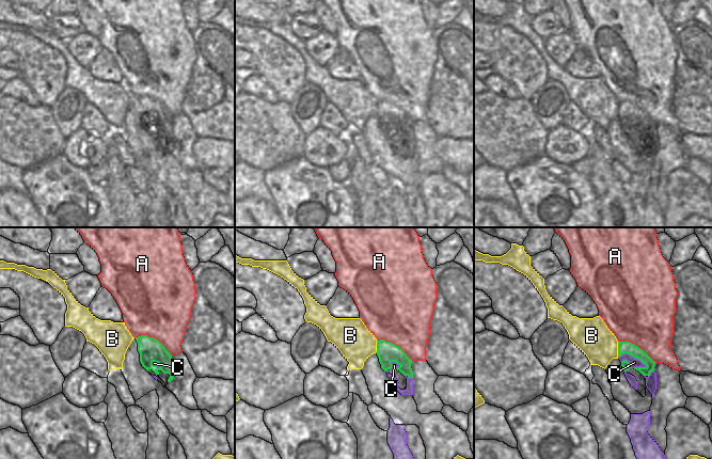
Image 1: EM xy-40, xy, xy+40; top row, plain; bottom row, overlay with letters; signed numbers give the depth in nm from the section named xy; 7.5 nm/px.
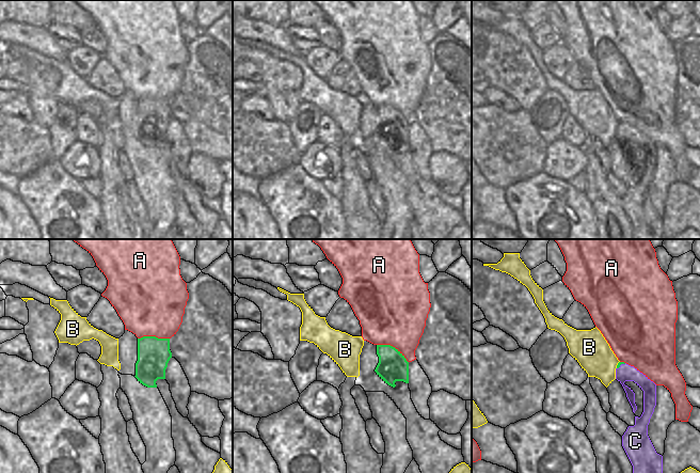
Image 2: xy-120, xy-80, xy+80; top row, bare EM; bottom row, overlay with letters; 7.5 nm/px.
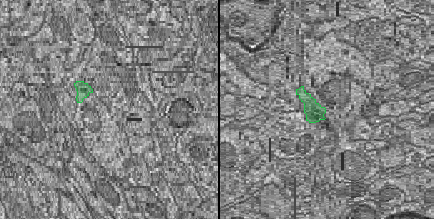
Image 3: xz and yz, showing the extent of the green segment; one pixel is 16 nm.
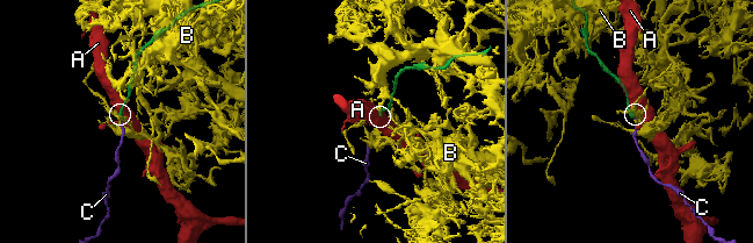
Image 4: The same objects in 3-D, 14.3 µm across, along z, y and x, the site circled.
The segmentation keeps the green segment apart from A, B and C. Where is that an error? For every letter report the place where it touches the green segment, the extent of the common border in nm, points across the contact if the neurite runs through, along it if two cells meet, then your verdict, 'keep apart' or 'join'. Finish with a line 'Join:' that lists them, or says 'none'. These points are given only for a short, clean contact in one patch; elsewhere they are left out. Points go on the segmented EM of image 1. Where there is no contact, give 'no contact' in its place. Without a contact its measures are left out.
A: meets green in xy+40 at (636, 346); contact 340 nm long; keep apart
B: meets green in xy+40 at (618, 349); contact 110 nm long; keep apart
C: meets green in xy+40 at (633, 355); contact 240 nm long; runs through xy+40 (623, 347), (633, 355), (634, 362); join
Join: C

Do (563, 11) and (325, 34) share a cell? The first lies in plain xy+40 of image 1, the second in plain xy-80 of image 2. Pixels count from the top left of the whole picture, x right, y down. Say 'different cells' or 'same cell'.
same cell

